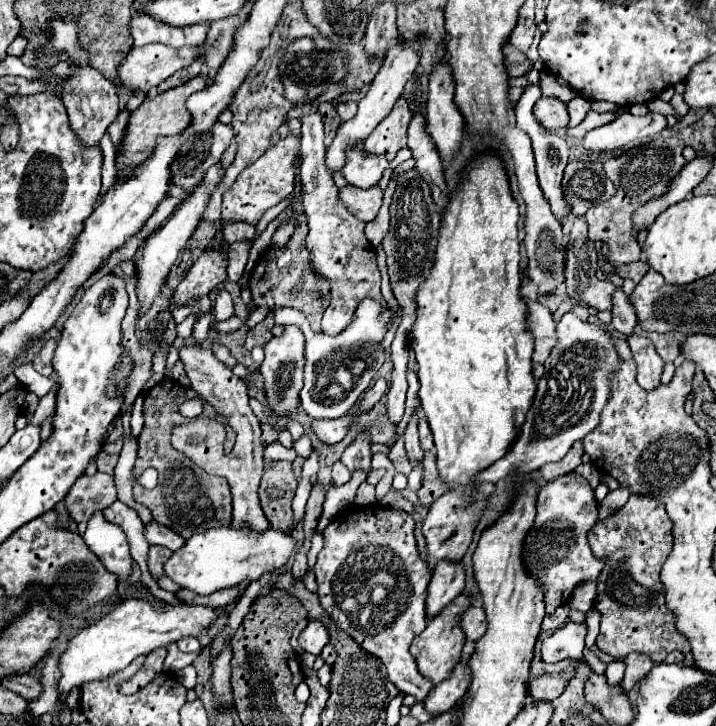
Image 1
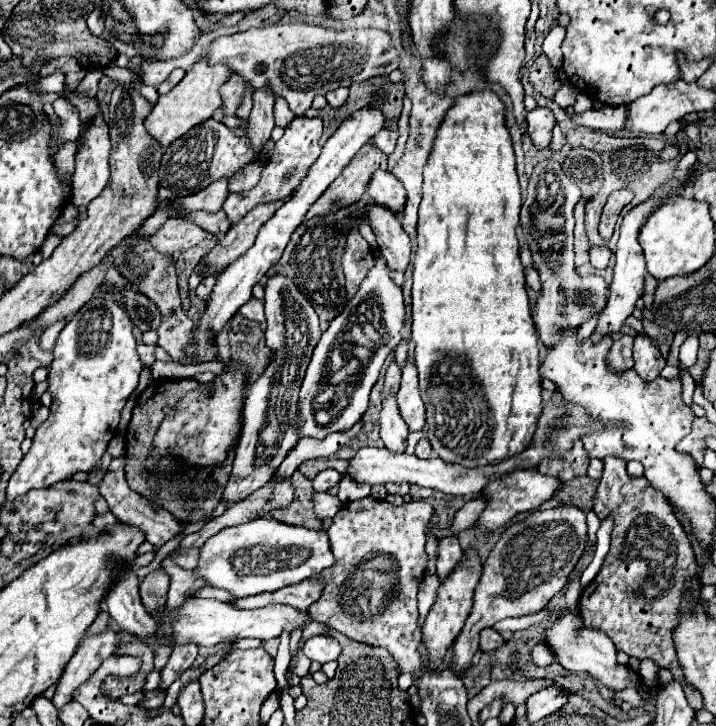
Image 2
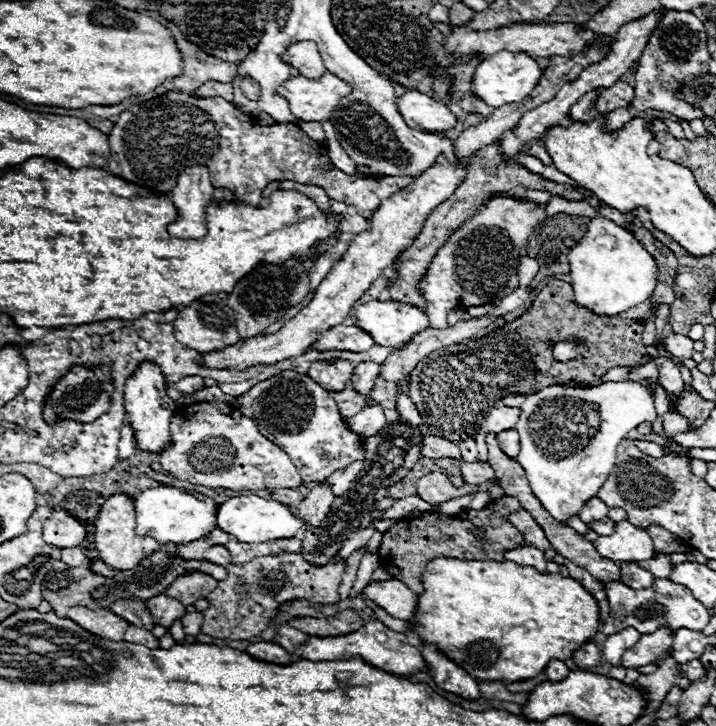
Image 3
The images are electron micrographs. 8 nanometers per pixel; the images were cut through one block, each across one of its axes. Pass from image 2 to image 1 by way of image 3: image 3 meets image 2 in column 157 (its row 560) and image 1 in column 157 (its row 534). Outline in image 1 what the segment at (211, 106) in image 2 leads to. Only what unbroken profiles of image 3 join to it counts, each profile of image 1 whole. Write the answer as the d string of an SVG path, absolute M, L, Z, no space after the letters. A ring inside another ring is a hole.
M196 76L192 80L188 80L184 86L176 86L176 88L170 88L162 94L156 94L156 96L148 96L140 108L136 108L132 112L132 118L128 122L128 134L126 134L126 140L122 142L122 148L118 150L118 156L116 156L116 164L118 168L134 168L138 164L142 164L144 160L148 160L156 148L156 138L158 136L176 136L176 134L182 134L188 126L190 126L190 112L186 108L186 98L194 92L200 92L204 90L208 84L202 76Z

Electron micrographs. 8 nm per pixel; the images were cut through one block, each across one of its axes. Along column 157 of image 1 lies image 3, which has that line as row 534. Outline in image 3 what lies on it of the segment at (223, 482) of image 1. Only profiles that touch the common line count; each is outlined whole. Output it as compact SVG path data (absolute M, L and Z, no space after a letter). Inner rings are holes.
M504 496L496 502L490 502L484 510L478 512L474 520L462 520L454 516L444 516L438 512L424 512L420 518L402 518L398 520L388 532L384 532L382 548L378 552L382 566L392 574L392 578L404 582L410 590L416 594L424 592L422 584L422 574L426 570L426 562L430 562L436 556L446 556L446 558L460 558L460 560L494 560L494 562L504 562L504 550L516 548L526 544L524 536L514 530L514 526L508 522L508 514L516 512L520 504ZM482 526L486 528L486 536L482 540L472 538L470 528Z

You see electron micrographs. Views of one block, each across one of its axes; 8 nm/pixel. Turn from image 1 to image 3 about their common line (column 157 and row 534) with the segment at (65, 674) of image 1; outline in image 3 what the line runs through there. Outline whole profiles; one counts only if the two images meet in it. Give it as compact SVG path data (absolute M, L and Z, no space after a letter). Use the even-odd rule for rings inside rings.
M628 520L618 522L610 536L598 536L594 546L604 558L610 558L614 562L620 560L642 562L654 556L654 544L650 534L630 524Z

